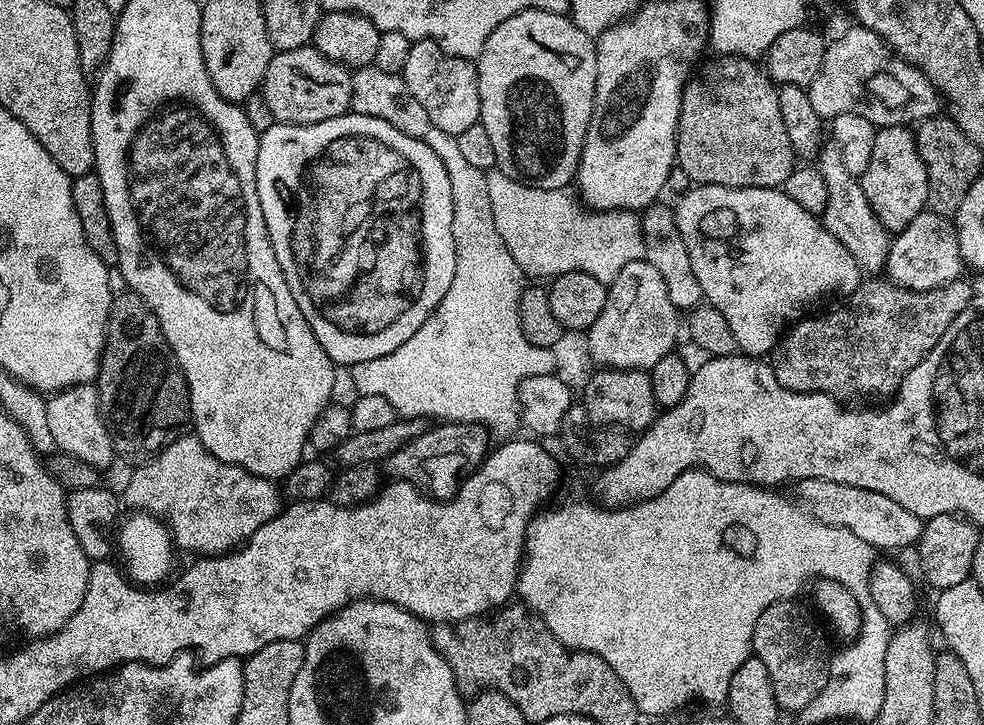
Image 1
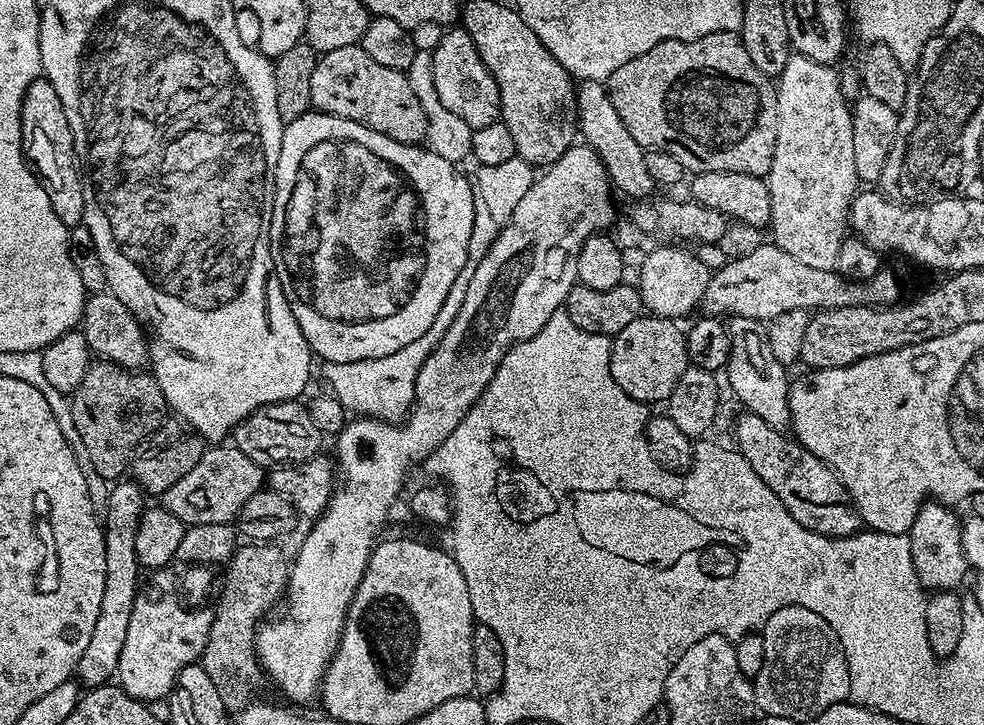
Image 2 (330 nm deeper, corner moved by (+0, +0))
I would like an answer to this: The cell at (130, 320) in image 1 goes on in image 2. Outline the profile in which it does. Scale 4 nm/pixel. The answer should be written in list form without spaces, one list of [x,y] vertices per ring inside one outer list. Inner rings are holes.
[[[103,358],[97,359],[88,367],[86,370],[86,378],[82,378],[82,382],[72,391],[70,399],[72,402],[74,429],[78,430],[78,435],[81,438],[83,445],[86,446],[87,453],[90,454],[90,462],[94,464],[94,470],[96,470],[98,474],[102,474],[102,478],[109,482],[115,481],[117,478],[125,475],[126,469],[130,464],[130,457],[145,443],[145,441],[147,441],[148,437],[153,436],[153,434],[159,430],[160,425],[164,423],[170,412],[168,400],[162,394],[162,390],[158,386],[155,376],[144,370],[123,368],[121,364],[113,364],[112,361]]]

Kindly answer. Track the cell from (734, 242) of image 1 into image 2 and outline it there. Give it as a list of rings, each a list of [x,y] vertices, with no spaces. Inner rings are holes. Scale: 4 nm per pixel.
[[[595,80],[583,81],[576,89],[576,119],[578,132],[583,143],[592,147],[598,158],[608,171],[608,179],[617,189],[620,188],[632,198],[648,198],[657,191],[658,185],[650,178],[650,170],[646,170],[646,149],[634,142],[634,134],[626,130],[622,118],[618,118],[618,110],[614,110],[614,102],[610,102],[607,87]]]

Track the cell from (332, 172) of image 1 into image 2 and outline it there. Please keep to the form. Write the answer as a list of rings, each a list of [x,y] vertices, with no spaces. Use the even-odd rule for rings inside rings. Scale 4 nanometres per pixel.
[[[309,110],[298,119],[285,123],[276,167],[276,193],[272,199],[270,250],[286,302],[308,347],[319,359],[321,356],[321,361],[333,364],[386,358],[386,354],[394,354],[394,350],[402,350],[402,346],[410,346],[410,342],[422,338],[422,334],[441,319],[450,290],[457,287],[459,280],[456,279],[461,278],[464,271],[460,260],[468,257],[470,230],[474,226],[474,188],[469,177],[467,180],[460,170],[457,165],[446,162],[446,158],[438,158],[438,154],[431,152],[427,146],[394,142],[394,138],[386,138],[386,134],[378,134],[378,130],[370,130],[358,122],[325,112]]]

